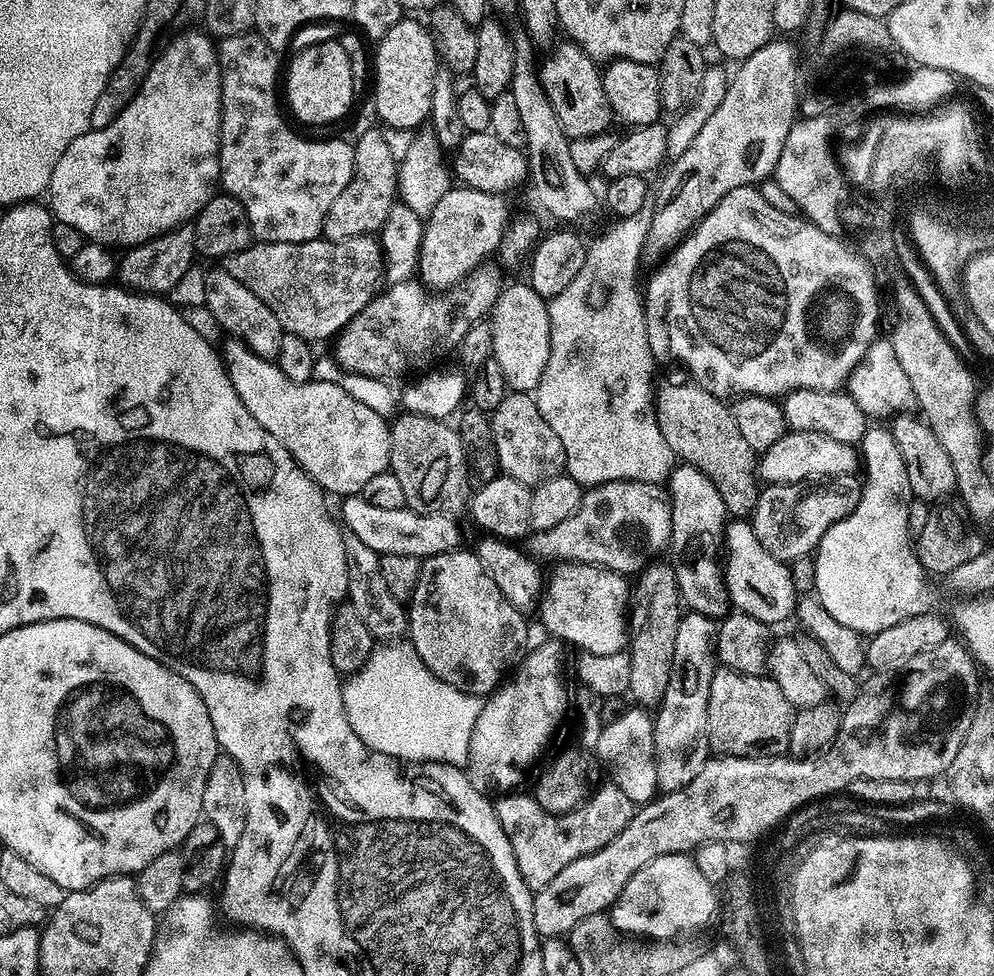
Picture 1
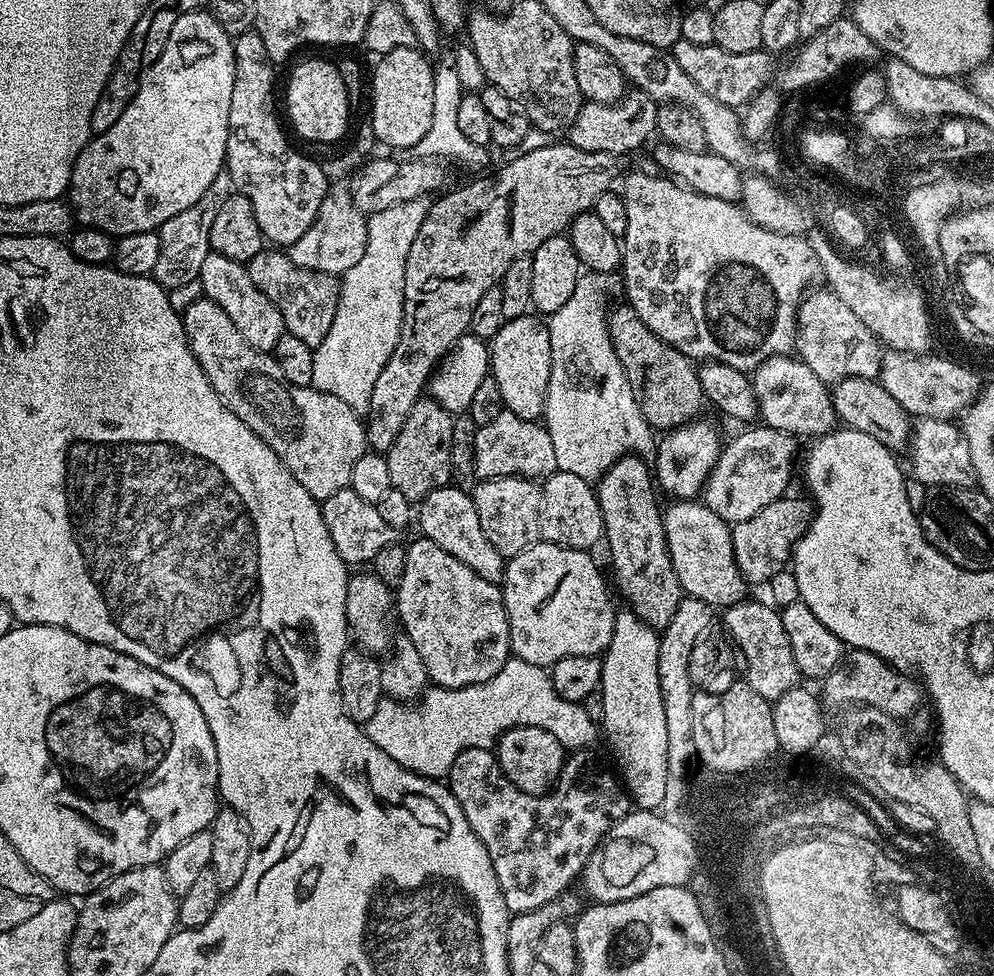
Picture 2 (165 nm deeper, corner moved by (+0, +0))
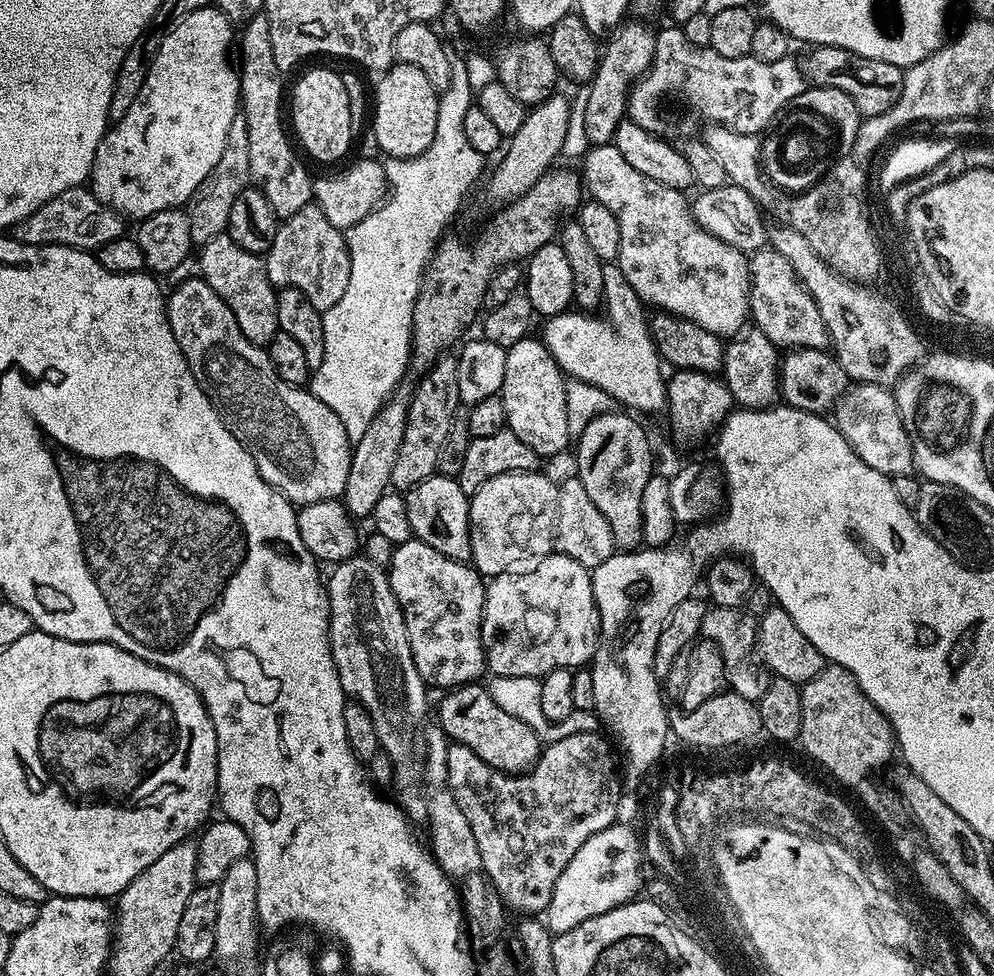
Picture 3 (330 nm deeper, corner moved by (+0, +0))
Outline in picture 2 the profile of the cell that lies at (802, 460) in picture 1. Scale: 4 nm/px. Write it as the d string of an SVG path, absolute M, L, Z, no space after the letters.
M748 426L720 449L720 457L704 483L702 503L728 524L754 518L762 506L781 499L789 491L792 463L796 460L797 437L767 426Z

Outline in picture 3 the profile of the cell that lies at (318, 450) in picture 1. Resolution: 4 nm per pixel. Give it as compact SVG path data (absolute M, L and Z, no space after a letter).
M203 278L195 279L184 280L173 292L167 293L170 330L174 330L174 338L194 378L215 404L230 434L234 434L234 438L238 438L238 442L242 442L244 449L256 459L264 481L279 490L293 505L303 506L343 497L354 444L349 440L342 422L338 422L338 414L334 414L334 410L330 410L330 406L326 406L326 402L318 399L307 387L282 382L267 351L261 345L251 344L240 333L230 306L218 298L216 291Z

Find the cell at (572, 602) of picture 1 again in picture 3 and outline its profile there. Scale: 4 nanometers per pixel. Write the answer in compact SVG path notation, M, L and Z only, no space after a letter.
M557 551L539 557L529 568L532 568L529 572L513 570L491 577L484 589L480 637L484 643L484 663L492 676L542 678L550 670L583 668L596 655L596 641L600 639L600 611L596 608L591 571L574 562L574 558Z

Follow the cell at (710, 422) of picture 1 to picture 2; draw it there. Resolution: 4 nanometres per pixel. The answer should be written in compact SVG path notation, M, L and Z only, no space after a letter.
M621 302L608 314L608 333L614 346L614 354L618 354L618 362L622 362L622 370L626 370L626 378L630 382L630 390L634 390L634 398L642 410L648 425L654 430L671 430L681 428L697 419L706 408L702 394L702 386L698 382L698 368L693 361L662 342L638 318L632 305Z

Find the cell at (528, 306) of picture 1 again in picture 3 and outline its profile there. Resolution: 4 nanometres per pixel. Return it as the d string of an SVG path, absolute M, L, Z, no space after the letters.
M532 339L519 340L507 348L505 378L498 395L506 406L507 431L518 434L518 438L522 438L522 442L541 458L548 458L558 455L570 439L564 405L566 376L556 365L543 339Z

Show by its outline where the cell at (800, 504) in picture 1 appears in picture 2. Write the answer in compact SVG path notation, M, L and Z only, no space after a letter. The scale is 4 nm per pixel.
M788 494L770 502L770 506L762 506L762 510L754 514L754 518L746 518L746 522L732 525L734 558L738 570L744 575L749 585L764 584L771 576L778 575L783 568L785 571L792 549L812 525L813 501L808 498L799 500L792 495Z

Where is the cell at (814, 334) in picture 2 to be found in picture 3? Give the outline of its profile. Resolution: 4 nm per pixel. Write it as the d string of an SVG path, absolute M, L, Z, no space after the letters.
M765 246L760 251L751 253L750 267L752 295L748 297L748 306L751 323L781 349L827 349L830 341L826 322L822 322L822 314L818 314L814 298L797 278L794 266L790 266L790 262L786 262L786 258L782 258L782 254L778 254L775 248Z

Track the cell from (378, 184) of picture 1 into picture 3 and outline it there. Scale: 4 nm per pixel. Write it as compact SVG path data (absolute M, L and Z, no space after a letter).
M317 204L302 206L298 214L283 217L274 234L274 242L266 254L264 265L270 282L277 289L296 288L321 314L330 310L350 282L350 254L345 233Z

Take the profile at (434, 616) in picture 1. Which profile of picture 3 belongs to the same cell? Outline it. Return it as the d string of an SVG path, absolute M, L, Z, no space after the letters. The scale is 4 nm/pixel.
M415 538L396 545L392 563L388 565L386 571L392 593L395 594L398 606L404 615L414 666L425 685L432 687L433 684L434 687L440 688L439 690L451 690L460 688L464 684L477 683L481 679L480 675L485 675L486 672L484 643L480 637L486 584L480 573L467 563L438 554L438 550L426 546L426 542Z

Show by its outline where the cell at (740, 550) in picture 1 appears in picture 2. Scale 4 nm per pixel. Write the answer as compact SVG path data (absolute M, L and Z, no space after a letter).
M673 499L671 503L662 512L666 546L685 596L693 596L720 610L741 603L746 596L746 581L734 558L732 525L718 518L718 514L702 502Z

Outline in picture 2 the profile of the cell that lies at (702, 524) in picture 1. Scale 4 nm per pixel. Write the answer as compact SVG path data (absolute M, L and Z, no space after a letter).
M704 418L691 420L681 428L665 431L654 449L654 476L659 487L663 491L665 488L670 494L669 497L695 501L703 493L710 470L714 470L718 462L721 447L722 439L720 440L716 433L715 426L707 424Z

